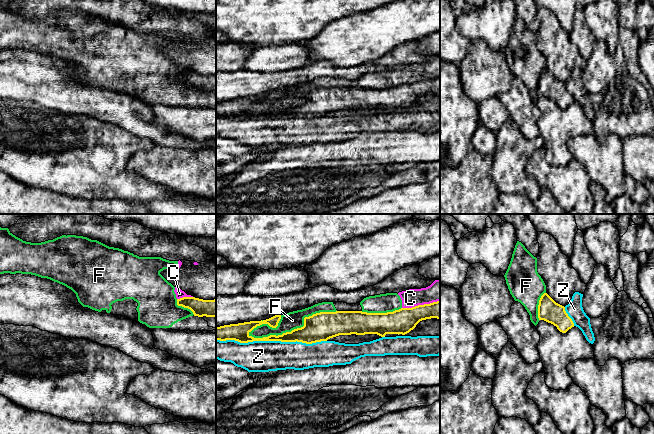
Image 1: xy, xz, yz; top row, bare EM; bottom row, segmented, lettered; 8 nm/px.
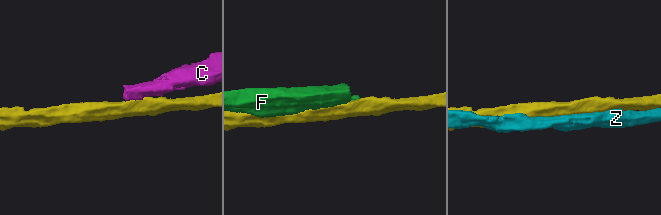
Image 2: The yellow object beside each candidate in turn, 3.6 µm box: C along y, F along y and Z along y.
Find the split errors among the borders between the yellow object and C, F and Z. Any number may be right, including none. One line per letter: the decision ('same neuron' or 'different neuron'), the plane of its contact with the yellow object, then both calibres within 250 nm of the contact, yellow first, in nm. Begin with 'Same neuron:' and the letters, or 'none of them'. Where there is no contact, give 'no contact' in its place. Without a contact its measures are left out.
Same neuron: none of them
C: different neuron; meets yellow in xz; 200 nm thick on the yellow side, 170 nm on the other
F: different neuron; meets yellow in xz; 220 nm thick on the yellow side, 140 nm on the other
Z: different neuron; meets yellow in xz; 130 nm thick on the yellow side, 260 nm on the other

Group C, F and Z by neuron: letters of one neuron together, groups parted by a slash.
C F / Z

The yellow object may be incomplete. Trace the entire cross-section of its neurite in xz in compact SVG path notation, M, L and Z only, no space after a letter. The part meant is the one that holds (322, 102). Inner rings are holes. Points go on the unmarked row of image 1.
M440 77L401 84L387 89L367 89L362 87L320 88L304 94L304 102L283 109L263 114L254 114L249 109L262 100L276 104L281 91L275 91L261 97L250 97L216 103L216 116L235 116L240 119L253 117L302 118L312 120L327 117L339 111L386 110L405 111L426 95L440 96Z

